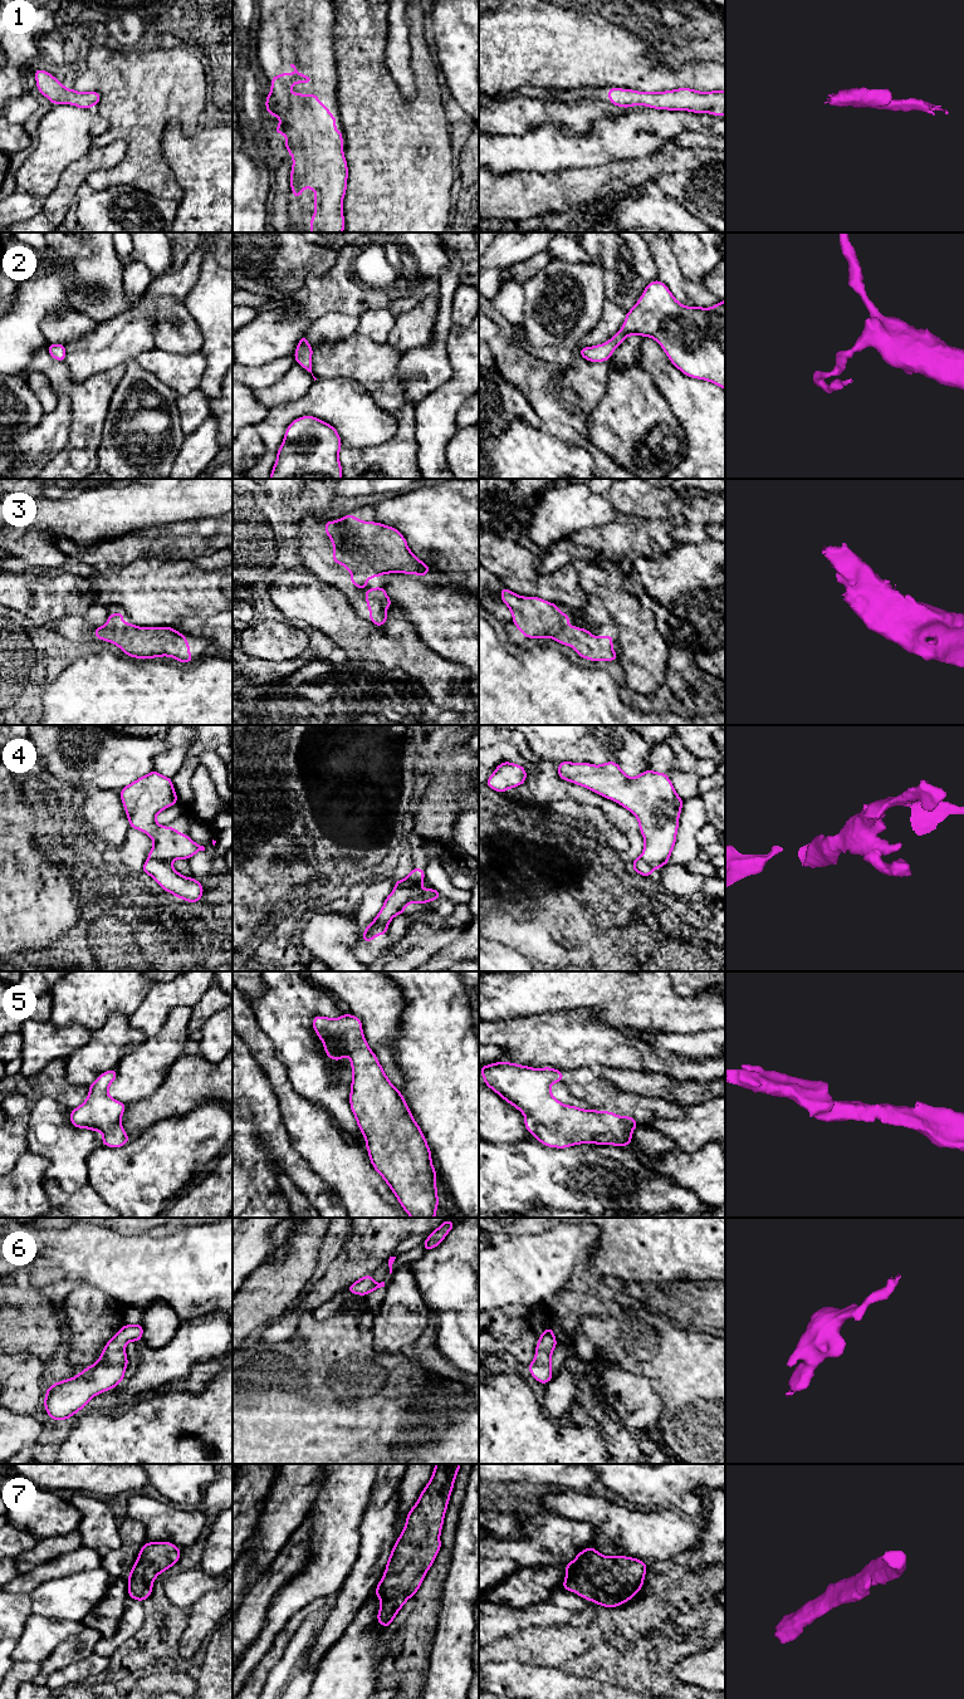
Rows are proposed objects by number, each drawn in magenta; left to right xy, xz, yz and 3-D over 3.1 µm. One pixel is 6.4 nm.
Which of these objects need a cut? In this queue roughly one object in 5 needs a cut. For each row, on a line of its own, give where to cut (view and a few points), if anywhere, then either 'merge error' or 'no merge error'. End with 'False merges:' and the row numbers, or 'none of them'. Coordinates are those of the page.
1: no cut; no merge error
2: no cut; no merge error
3: no cut; no merge error
4: cut in xy along (148, 858), (170, 863); merge error
5: no cut; no merge error
6: no cut; no merge error
7: no cut; no merge error
False merges: 4

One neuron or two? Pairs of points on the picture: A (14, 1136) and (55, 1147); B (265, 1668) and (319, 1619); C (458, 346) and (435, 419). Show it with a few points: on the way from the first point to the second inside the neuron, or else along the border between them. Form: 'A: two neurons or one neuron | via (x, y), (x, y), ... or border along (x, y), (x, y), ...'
A: two neurons | border along (32, 1111), (28, 1119), (27, 1150)
B: two neurons | border along (299, 1627), (267, 1678)
C: one neuron | via (460, 363), (460, 386), (445, 401)

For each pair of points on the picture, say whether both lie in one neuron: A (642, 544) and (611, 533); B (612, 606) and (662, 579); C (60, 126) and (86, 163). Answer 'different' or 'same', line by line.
A: same
B: different
C: different

